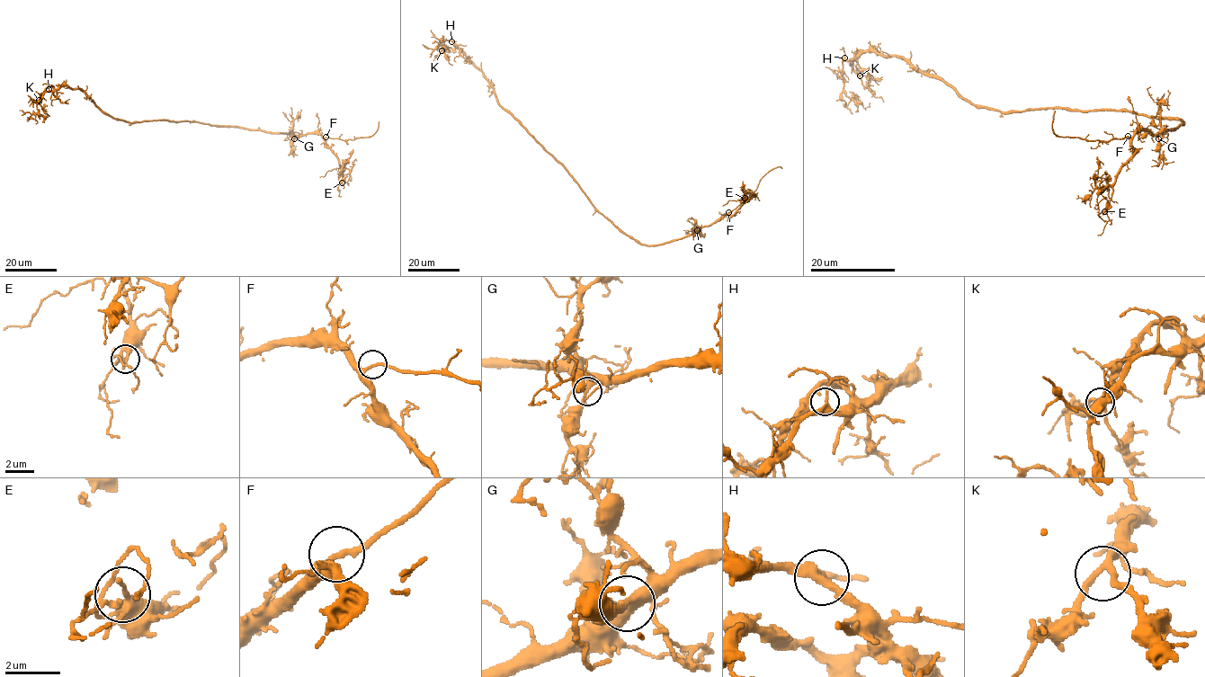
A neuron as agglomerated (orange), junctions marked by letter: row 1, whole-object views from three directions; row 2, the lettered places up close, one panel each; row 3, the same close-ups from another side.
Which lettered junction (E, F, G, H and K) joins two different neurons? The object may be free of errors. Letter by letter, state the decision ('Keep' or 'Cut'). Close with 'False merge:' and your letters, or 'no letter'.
E: Keep
F: Keep
G: Keep
H: Keep
K: Keep
False merge: no letter

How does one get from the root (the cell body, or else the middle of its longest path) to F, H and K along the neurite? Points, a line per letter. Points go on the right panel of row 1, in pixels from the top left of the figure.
F: (1094, 111), (1128, 111), (1178, 118), (1182, 122), (1178, 128), (1159, 133), (1138, 130), (1128, 136)
H: (1094, 111), (981, 108), (903, 58), (875, 52), (848, 60), (844, 57)
K: (1094, 111), (981, 108), (903, 58), (875, 52), (854, 53), (852, 67), (860, 75)

